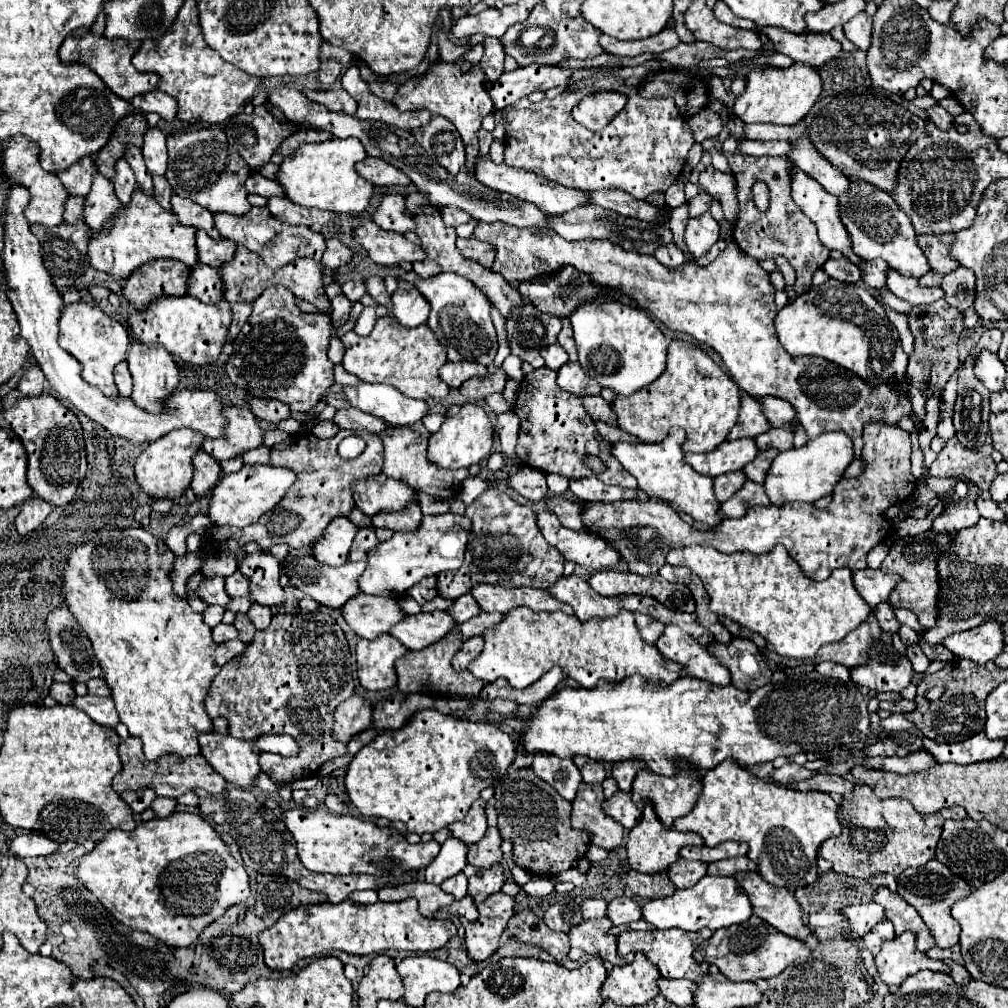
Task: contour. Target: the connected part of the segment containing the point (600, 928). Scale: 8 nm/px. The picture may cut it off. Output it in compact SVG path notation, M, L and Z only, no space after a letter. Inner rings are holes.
M602 917L596 921L582 921L578 927L572 927L568 931L568 937L570 937L568 959L578 961L582 957L596 955L612 965L624 963L624 959L618 957L616 953L616 937L608 935L610 927L612 927L612 921L608 921L608 917Z

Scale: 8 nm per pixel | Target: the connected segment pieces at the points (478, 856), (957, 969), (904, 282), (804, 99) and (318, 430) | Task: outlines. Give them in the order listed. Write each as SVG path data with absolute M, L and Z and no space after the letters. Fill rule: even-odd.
M488 827L482 841L468 845L468 863L484 869L492 867L494 863L500 863L502 861L500 843L502 843L502 837L498 833L498 827Z
M946 963L948 967L950 967L950 977L954 979L954 983L958 983L958 985L966 985L972 977L970 977L970 973L962 967L962 965L958 965L958 963Z
M888 267L886 271L886 287L900 299L904 299L910 305L922 305L932 303L944 297L944 291L938 287L920 287L916 277L908 277L898 273L896 269Z
M792 63L790 67L754 67L746 75L746 91L736 97L734 111L744 123L774 123L796 125L806 117L808 109L822 93L822 79L818 69L804 63Z
M320 421L320 423L312 429L312 433L314 433L316 437L320 437L320 439L330 439L330 437L334 437L334 435L338 433L338 427L336 427L334 421Z

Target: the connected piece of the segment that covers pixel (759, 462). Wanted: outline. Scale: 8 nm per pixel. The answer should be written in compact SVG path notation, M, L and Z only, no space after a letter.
M772 449L772 451L758 451L758 455L756 455L742 471L746 473L746 477L748 477L750 481L762 483L762 481L766 479L766 473L768 473L768 469L770 469L770 465L772 465L772 459L774 459L776 455L778 455L776 449Z

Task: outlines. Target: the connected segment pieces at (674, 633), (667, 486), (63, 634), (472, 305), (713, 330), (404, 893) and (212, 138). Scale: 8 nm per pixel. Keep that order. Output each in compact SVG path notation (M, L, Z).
M666 625L664 633L656 641L656 647L666 659L684 665L686 677L696 677L720 687L730 683L728 669L716 661L716 657L710 655L706 647L698 645L686 631L676 625Z
M680 427L670 429L664 441L660 443L612 443L612 455L622 463L622 467L636 477L638 487L650 497L650 499L660 499L668 503L676 503L684 513L692 515L696 521L704 521L710 527L716 527L722 521L720 513L720 503L716 501L712 493L712 479L696 473L686 461L682 453L682 441L686 433Z
M62 603L54 609L46 619L50 631L50 645L54 651L54 659L60 669L64 669L74 681L90 681L94 677L102 677L102 669L92 653L92 645L86 633L76 625L72 613Z
M414 271L406 273L406 281L410 281L430 303L430 315L426 325L446 349L448 361L474 361L486 367L494 363L498 339L490 317L490 301L476 285L472 285L472 281L456 273L440 273L436 277L422 279Z
M500 221L478 223L472 237L494 247L496 261L490 269L500 273L510 285L558 273L566 265L572 265L576 271L590 275L592 285L628 295L666 327L710 345L722 357L732 381L750 397L760 399L772 395L788 401L796 409L808 439L816 439L826 431L844 431L854 439L876 417L892 423L898 423L902 415L914 417L910 401L898 399L894 385L880 385L880 389L870 391L854 373L822 357L788 355L774 329L778 309L770 273L760 267L758 259L740 253L734 241L728 241L720 257L706 267L696 265L696 261L686 261L678 269L668 269L652 255L626 251L610 241L566 241L552 229L518 229Z
M412 881L398 887L384 887L378 891L378 895L380 895L380 901L400 901L406 897L414 897L424 917L432 917L440 907L450 905L454 901L452 895L444 893L438 885L432 885L426 881Z
M208 127L200 131L186 131L168 137L168 171L166 179L172 191L180 197L188 197L212 213L232 213L244 215L252 209L248 203L248 193L244 181L252 169L228 143L226 133L220 127Z

